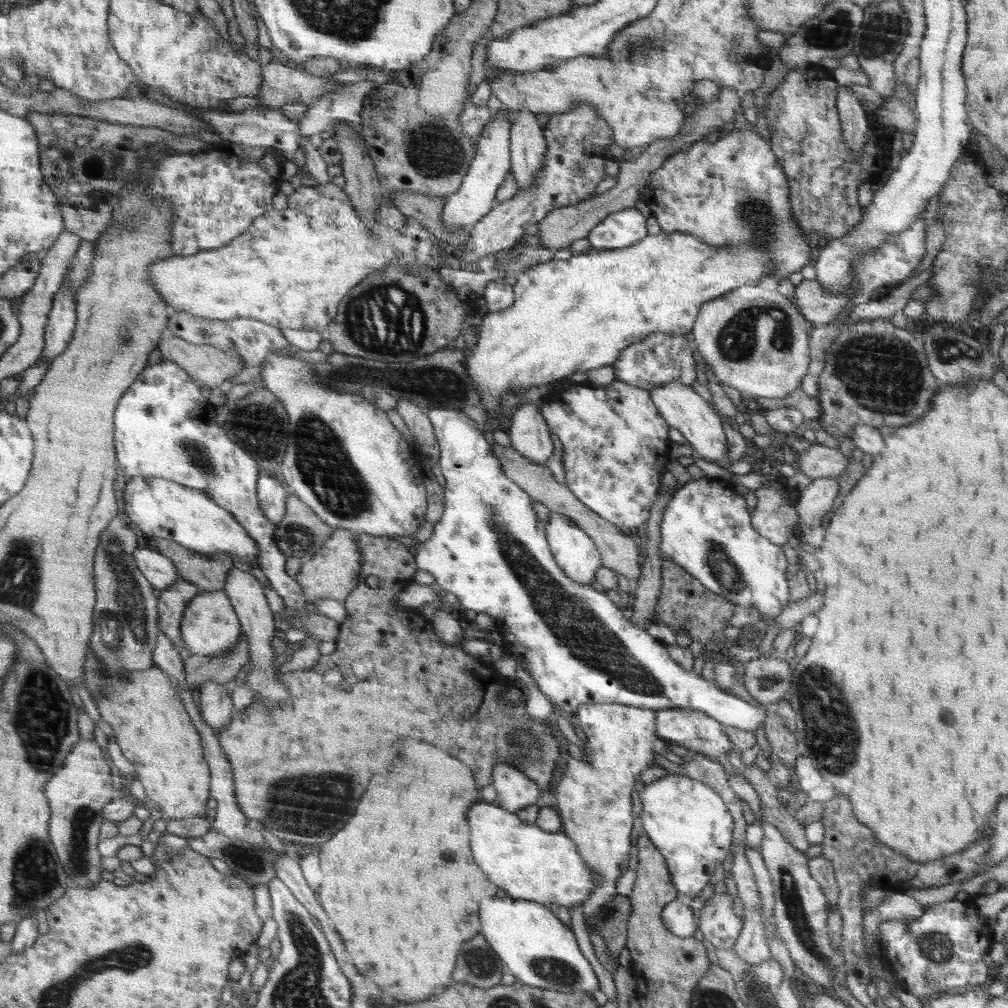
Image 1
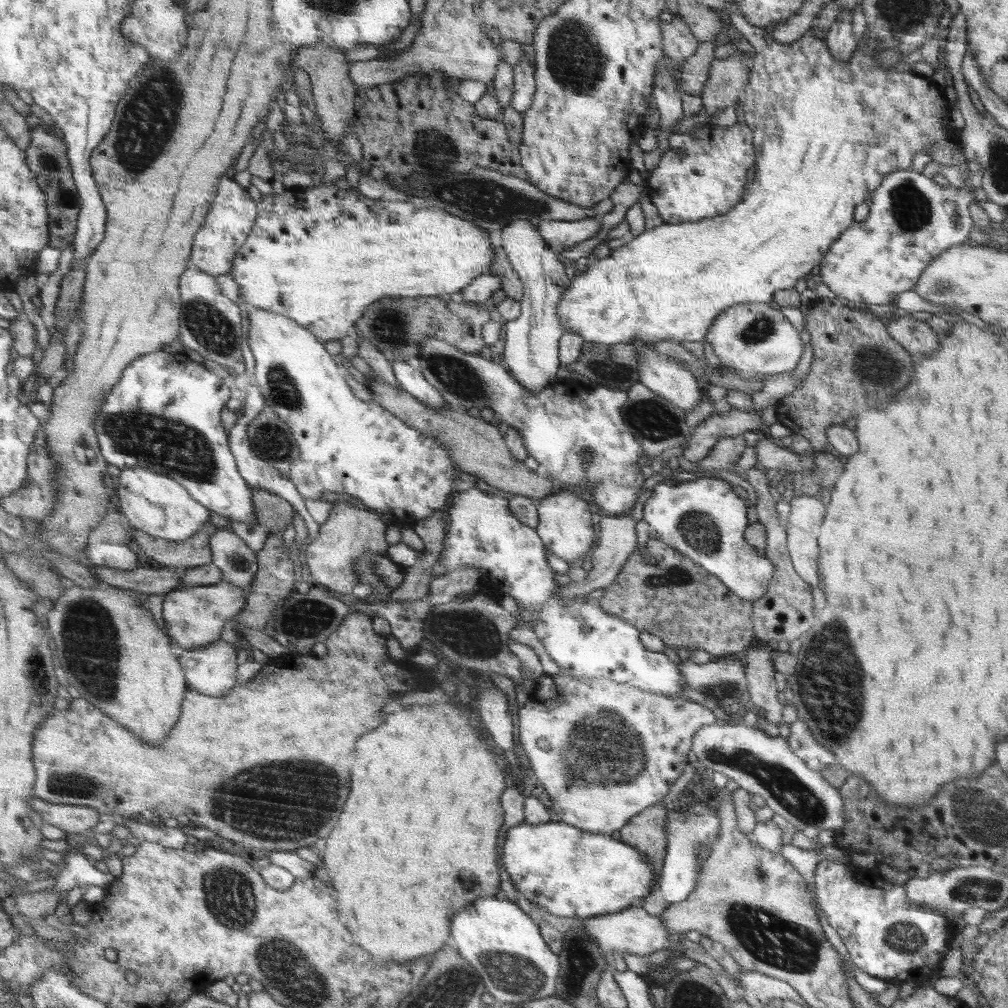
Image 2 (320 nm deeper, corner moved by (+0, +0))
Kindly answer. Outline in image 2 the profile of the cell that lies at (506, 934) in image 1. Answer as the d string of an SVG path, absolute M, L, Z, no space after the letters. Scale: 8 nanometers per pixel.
M501 896L486 897L474 901L474 906L466 906L458 918L454 918L454 938L452 948L460 951L474 970L484 979L490 995L495 1002L524 1003L532 1000L541 1000L552 996L556 992L555 984L558 978L558 956L552 954L540 936L538 926L507 898Z

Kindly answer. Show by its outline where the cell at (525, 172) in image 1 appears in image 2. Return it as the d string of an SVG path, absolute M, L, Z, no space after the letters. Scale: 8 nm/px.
M525 55L520 58L520 64L513 68L514 94L510 100L511 108L514 108L522 118L530 110L535 94L535 72L530 65L529 58Z

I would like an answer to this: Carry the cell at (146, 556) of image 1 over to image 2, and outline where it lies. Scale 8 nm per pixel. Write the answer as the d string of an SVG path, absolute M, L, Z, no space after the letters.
M123 543L90 544L84 557L96 566L133 569L140 565L138 555Z

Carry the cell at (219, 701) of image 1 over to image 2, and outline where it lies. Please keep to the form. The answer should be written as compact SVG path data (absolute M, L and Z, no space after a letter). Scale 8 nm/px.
M223 638L201 649L181 652L179 656L186 680L200 694L224 697L236 682L236 650Z

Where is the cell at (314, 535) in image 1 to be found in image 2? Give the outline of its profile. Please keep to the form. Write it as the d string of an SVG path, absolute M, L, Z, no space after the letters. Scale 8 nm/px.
M252 487L252 497L257 512L257 522L261 522L261 525L270 532L283 533L288 528L288 524L293 524L296 511L279 494Z

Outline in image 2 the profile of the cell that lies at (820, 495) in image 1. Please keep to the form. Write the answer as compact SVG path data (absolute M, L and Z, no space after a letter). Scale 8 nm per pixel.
M813 495L798 496L791 500L791 514L785 528L788 553L798 576L811 590L821 585L818 579L818 532L824 518L824 502Z

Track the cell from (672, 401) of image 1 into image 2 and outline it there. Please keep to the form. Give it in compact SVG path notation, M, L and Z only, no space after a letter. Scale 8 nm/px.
M646 341L630 342L637 350L639 382L652 392L673 402L685 414L700 402L700 386L692 372L682 368L678 361L651 349Z

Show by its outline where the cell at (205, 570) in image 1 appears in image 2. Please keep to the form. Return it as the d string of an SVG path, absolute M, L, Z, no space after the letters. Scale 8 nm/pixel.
M136 530L133 540L147 557L169 568L184 566L193 569L213 562L208 534L204 531L198 532L188 541L170 541Z

